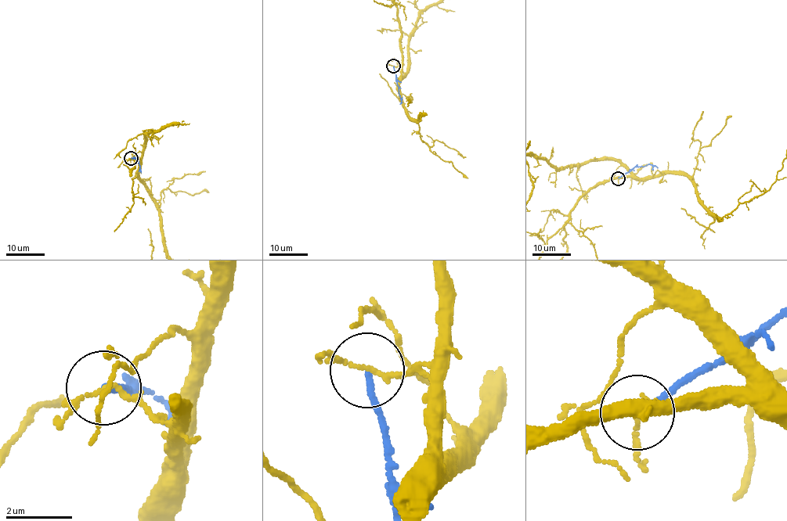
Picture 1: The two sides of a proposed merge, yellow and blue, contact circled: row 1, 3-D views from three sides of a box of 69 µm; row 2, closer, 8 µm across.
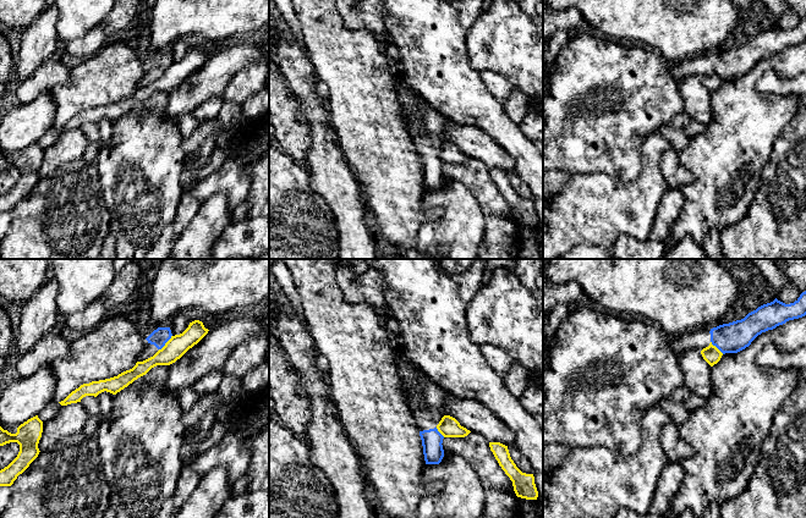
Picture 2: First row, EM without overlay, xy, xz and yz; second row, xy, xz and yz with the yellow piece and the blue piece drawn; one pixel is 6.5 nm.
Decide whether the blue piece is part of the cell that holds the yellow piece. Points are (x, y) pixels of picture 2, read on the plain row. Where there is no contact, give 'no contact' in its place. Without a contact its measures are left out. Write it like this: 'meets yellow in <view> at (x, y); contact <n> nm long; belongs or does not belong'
meets yellow in xy at (166, 69); contact 130 nm long; does not belong

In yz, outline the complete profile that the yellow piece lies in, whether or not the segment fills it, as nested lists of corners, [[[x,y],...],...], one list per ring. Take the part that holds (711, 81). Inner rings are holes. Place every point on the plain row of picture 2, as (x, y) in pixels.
[[[712,68],[709,70],[708,73],[706,73],[706,75],[703,75],[701,77],[701,81],[702,81],[703,86],[711,93],[713,93],[714,90],[717,90],[720,87],[722,82],[723,82],[723,79],[715,72],[713,72]]]

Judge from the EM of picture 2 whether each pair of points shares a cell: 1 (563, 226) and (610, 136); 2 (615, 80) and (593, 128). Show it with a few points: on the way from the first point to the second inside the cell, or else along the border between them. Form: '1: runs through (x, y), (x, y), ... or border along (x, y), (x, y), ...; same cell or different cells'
1: border along (573, 174), (606, 172), (619, 180); different cells
2: runs through (610, 92), (602, 100), (596, 116); same cell

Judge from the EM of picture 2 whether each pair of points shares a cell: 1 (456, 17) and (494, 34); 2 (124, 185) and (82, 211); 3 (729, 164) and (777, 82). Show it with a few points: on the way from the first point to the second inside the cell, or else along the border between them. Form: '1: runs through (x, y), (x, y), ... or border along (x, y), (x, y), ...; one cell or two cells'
1: border along (482, 12), (466, 37), (467, 53); two cells
2: border along (97, 170), (103, 202), (109, 213), (109, 226); two cells
3: border along (756, 82), (756, 88), (762, 93), (793, 95); two cells

